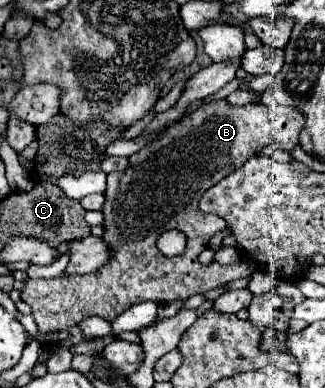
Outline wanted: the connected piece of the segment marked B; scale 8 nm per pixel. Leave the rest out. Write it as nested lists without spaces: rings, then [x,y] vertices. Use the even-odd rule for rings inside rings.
[[[211,101],[201,105],[197,111],[185,115],[179,123],[167,127],[161,137],[151,139],[143,149],[129,157],[129,165],[123,171],[115,171],[107,175],[105,203],[103,203],[103,243],[109,247],[109,261],[99,267],[99,271],[85,275],[61,275],[43,283],[43,279],[27,279],[21,289],[21,301],[31,305],[31,315],[37,323],[37,331],[41,335],[57,333],[67,327],[79,325],[83,319],[97,315],[105,321],[113,321],[123,311],[127,311],[133,303],[141,301],[177,301],[187,299],[197,293],[207,293],[219,285],[225,285],[233,280],[249,277],[252,272],[248,266],[239,261],[232,265],[214,263],[212,267],[199,262],[198,256],[203,247],[207,247],[209,239],[223,231],[227,223],[223,223],[217,215],[207,215],[199,211],[199,199],[207,187],[213,187],[221,177],[227,177],[231,171],[241,167],[249,157],[259,155],[263,147],[275,145],[279,149],[291,151],[299,143],[299,131],[303,129],[305,117],[293,107],[267,107],[265,103],[249,103],[243,107],[233,107],[227,101]],[[177,229],[187,237],[187,247],[177,257],[165,257],[155,241],[163,231]]]

